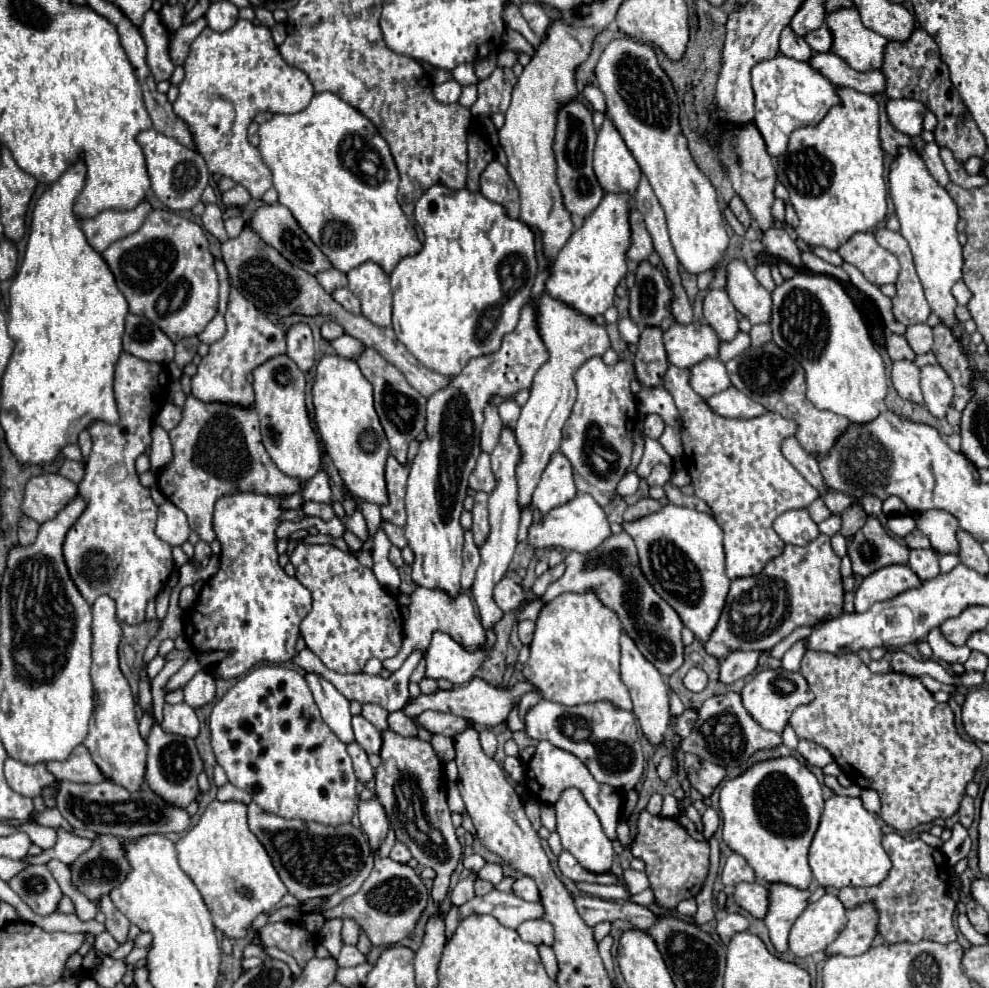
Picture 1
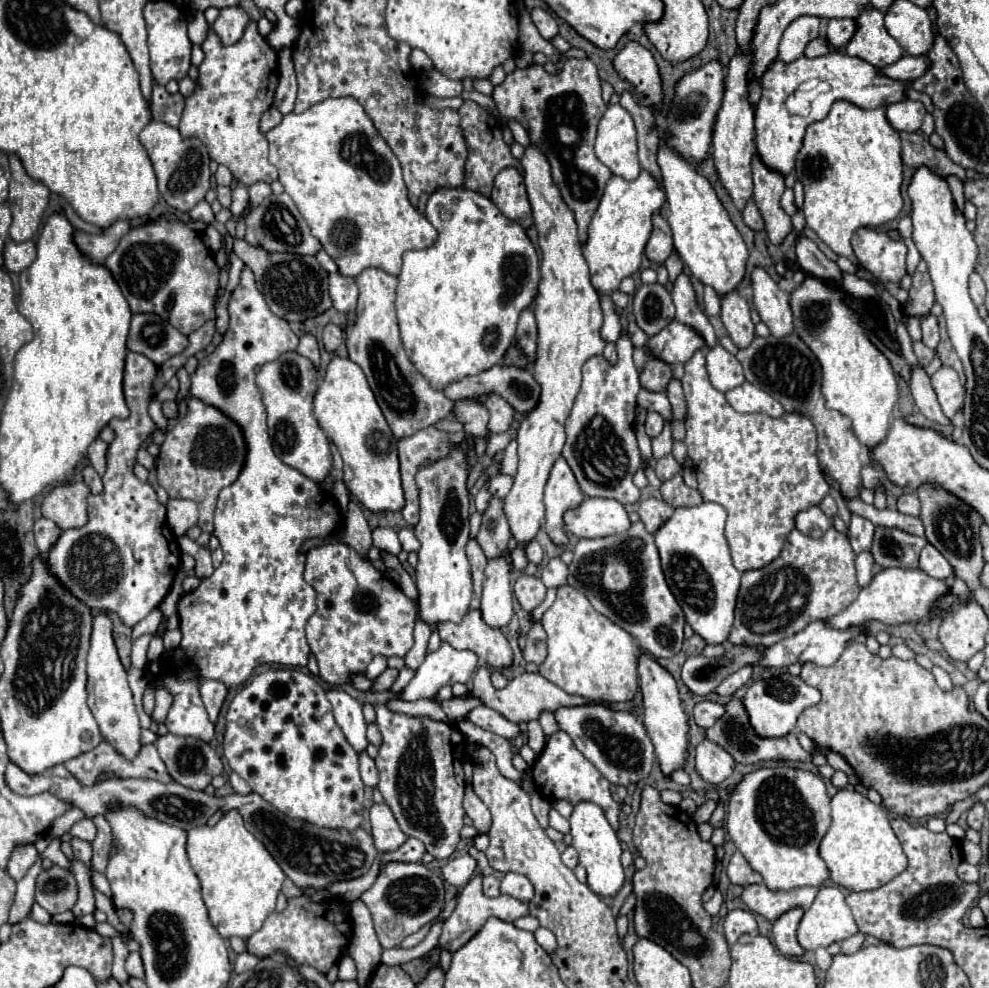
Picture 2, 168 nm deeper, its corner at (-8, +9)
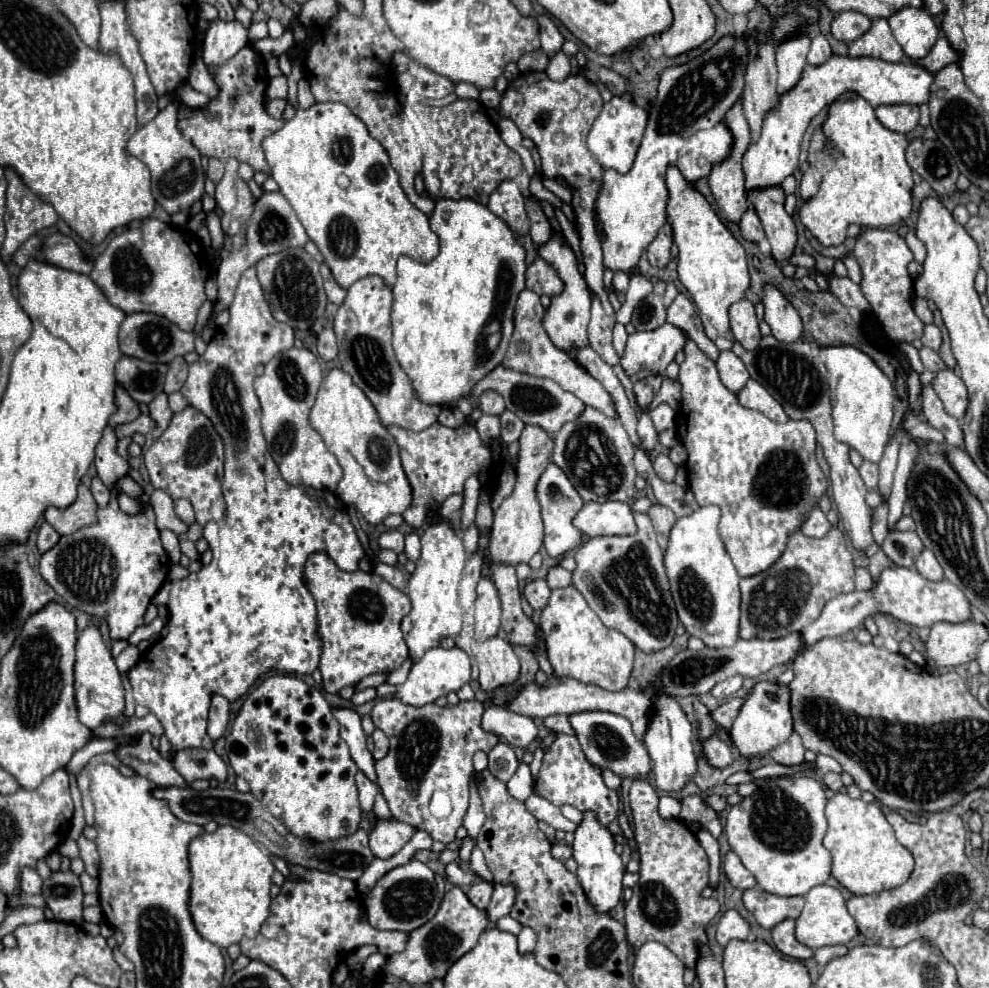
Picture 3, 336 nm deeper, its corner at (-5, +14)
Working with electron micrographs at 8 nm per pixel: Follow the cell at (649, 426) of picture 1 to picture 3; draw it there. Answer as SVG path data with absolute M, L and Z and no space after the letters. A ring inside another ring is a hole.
M647 410L641 412L639 416L639 424L637 424L637 434L641 438L641 446L645 450L653 450L655 444L657 444L657 432L655 432L655 426L651 422L651 416Z

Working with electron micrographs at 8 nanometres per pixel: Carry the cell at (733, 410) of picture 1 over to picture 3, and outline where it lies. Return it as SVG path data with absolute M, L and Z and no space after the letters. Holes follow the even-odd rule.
M749 380L739 392L737 392L739 404L759 410L763 412L767 418L775 420L775 422L787 422L789 416L785 414L785 410L781 408L781 404L755 380Z

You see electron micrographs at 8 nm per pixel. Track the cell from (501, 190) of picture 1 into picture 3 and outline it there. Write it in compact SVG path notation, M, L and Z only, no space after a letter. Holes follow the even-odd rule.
M503 180L489 198L489 210L509 224L515 236L529 232L529 218L525 212L525 198L515 180Z

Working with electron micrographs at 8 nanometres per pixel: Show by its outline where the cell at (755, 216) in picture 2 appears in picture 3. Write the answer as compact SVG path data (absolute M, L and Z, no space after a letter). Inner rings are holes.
M753 206L747 208L747 212L743 214L743 218L739 220L739 228L741 228L741 234L745 240L751 240L751 242L759 242L765 238L765 232L763 232L763 226L761 226L761 220L755 212Z

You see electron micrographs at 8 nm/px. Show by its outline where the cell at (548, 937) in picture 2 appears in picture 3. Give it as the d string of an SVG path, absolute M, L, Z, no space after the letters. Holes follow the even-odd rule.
M523 928L517 938L519 938L519 950L521 952L533 952L535 942L537 942L537 934L531 928Z

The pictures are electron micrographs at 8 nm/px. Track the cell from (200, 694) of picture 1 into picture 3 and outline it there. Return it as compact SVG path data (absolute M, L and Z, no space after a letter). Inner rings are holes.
M221 694L211 696L211 708L209 708L209 736L213 740L221 738L229 722L229 700L223 698Z

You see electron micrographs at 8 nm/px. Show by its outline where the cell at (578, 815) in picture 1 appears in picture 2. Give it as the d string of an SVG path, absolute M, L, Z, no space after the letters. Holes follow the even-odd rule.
M578 803L578 805L574 805L570 825L572 825L572 833L570 833L572 847L580 855L580 865L586 869L588 887L600 897L614 897L622 889L626 875L624 875L624 867L620 863L620 855L622 855L620 841L616 837L616 831L606 821L604 811L594 803Z

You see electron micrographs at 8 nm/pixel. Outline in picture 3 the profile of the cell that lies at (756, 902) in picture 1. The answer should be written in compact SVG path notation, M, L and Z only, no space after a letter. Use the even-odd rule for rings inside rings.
M749 888L743 892L743 902L749 912L753 912L755 920L763 928L773 928L785 918L799 918L803 910L803 896L783 898L761 888Z

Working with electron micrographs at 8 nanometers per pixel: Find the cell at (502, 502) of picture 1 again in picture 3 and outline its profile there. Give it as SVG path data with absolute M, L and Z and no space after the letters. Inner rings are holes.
M483 576L477 584L475 602L475 640L487 640L501 626L501 598L491 576Z

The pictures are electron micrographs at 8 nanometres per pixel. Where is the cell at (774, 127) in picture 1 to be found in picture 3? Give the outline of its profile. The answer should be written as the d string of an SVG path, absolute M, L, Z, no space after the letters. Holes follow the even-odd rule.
M833 54L823 66L809 64L803 70L801 80L787 94L781 94L777 106L773 106L765 114L759 140L753 142L743 156L747 190L777 186L797 170L805 128L825 106L829 106L841 94L855 92L857 96L865 98L873 108L883 104L917 104L919 106L929 100L931 82L933 82L933 74L909 60L885 62L869 56L849 58L849 56Z

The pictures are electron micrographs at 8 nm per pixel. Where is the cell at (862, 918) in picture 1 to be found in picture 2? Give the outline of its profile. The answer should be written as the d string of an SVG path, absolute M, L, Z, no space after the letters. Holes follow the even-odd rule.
M856 933L856 935L852 935L852 937L844 939L844 941L832 943L832 945L828 947L828 953L830 953L830 955L838 955L838 953L842 953L842 955L852 955L852 953L856 953L856 951L862 947L862 943L864 943L864 935L862 935L862 933Z

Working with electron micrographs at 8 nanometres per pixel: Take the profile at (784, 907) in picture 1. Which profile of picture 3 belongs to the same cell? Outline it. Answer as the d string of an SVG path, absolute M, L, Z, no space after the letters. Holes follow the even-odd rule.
M785 918L783 922L779 922L771 930L771 938L773 938L777 950L783 952L785 956L791 956L797 960L807 960L813 956L811 948L807 948L795 940L795 920L793 918Z

